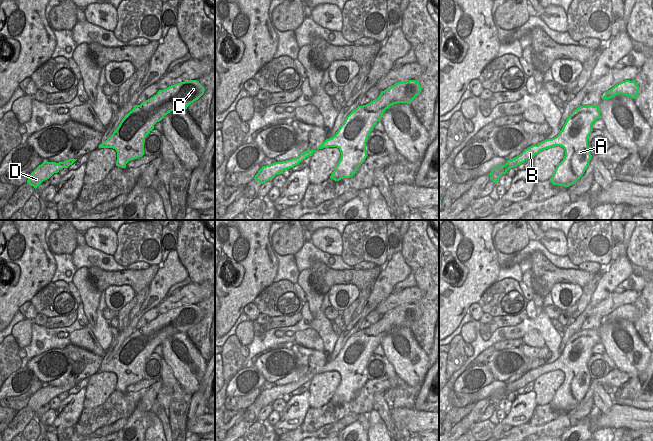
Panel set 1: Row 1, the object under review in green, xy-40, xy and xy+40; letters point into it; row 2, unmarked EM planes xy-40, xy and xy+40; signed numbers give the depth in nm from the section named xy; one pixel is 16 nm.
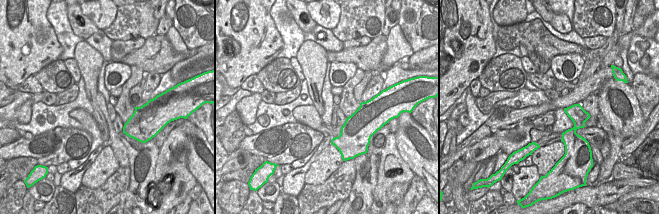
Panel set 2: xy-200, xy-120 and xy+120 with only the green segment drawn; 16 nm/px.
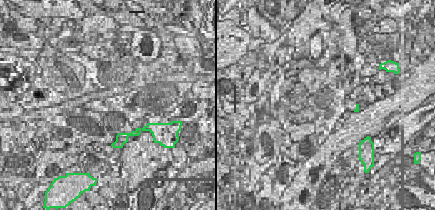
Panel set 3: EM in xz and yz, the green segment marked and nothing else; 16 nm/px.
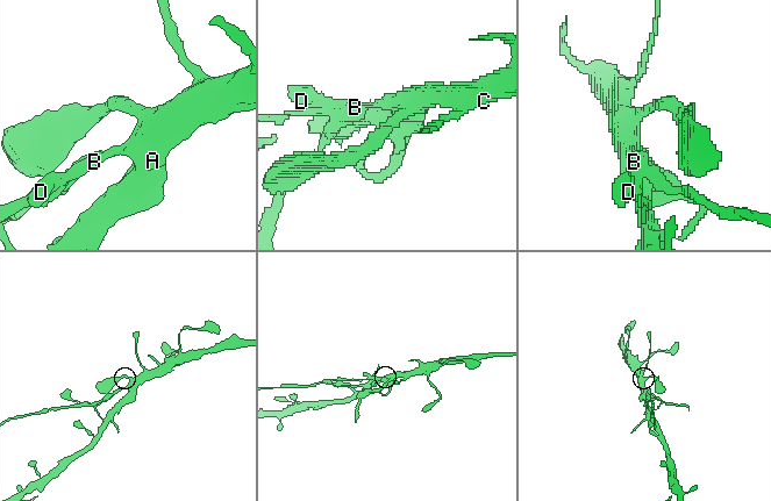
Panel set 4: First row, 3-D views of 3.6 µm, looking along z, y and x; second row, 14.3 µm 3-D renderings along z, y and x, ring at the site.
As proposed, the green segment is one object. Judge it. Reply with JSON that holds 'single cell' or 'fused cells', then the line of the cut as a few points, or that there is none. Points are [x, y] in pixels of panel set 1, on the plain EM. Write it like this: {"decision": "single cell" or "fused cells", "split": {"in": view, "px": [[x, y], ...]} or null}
{"decision": "fused cells", "split": {"in": "xy+40", "px": [[537, 369], [544, 373]]}}

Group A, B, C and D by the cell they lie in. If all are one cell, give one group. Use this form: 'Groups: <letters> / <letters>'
Groups: A C / B D.

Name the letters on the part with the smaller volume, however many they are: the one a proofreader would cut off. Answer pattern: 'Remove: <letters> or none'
Remove: B, D

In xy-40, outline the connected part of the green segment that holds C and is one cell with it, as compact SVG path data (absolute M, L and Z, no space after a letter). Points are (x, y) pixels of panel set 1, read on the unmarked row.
M197 304L180 306L159 314L150 323L135 329L99 372L115 373L116 390L126 392L129 385L144 379L145 362L157 346L175 333L187 333L204 315L204 311Z

